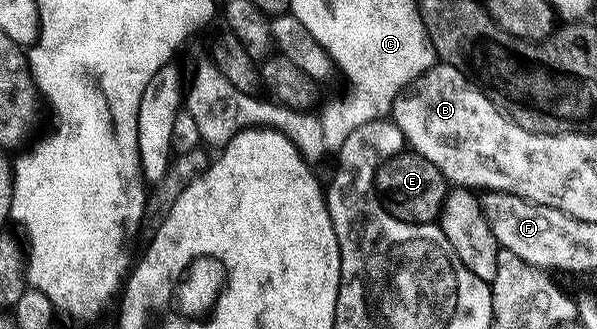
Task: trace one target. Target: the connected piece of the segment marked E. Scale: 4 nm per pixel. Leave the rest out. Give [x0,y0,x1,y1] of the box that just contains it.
[373,150,449,224]

